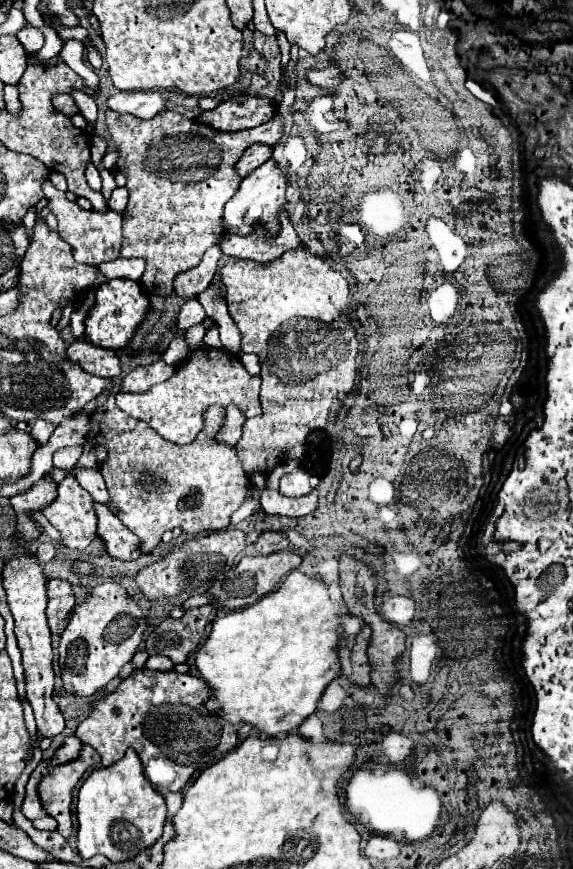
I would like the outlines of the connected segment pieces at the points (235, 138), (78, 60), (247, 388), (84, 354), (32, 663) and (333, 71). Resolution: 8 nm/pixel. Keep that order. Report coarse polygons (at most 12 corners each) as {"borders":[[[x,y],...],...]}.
{"borders":[[[106,111],[130,193],[120,257],[146,293],[220,243],[236,159],[282,121],[224,133]],[[68,39],[60,57],[84,79],[96,89],[96,73],[84,61],[84,45]],[[204,347],[172,379],[116,405],[166,441],[204,429],[210,403],[262,415],[260,377]],[[76,339],[68,359],[98,377],[120,375],[114,351]],[[16,553],[4,589],[22,651],[26,701],[38,735],[54,739],[64,717],[54,701],[46,579]],[[336,67],[306,71],[306,81],[320,89],[332,89],[342,73]]]}

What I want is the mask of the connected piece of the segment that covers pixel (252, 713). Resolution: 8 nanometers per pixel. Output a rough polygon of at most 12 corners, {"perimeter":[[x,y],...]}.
{"perimeter":[[288,573],[194,653],[204,707],[292,733],[336,677],[338,605]]}

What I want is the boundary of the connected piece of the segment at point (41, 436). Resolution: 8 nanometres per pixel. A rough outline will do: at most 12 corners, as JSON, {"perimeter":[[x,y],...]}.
{"perimeter":[[38,419],[30,435],[44,445],[54,431],[52,423]]}

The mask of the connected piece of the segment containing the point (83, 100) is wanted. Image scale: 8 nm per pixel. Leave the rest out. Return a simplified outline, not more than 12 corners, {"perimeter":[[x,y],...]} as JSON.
{"perimeter":[[72,89],[70,95],[76,101],[80,115],[88,121],[84,129],[94,135],[96,123],[96,101],[92,95]]}

